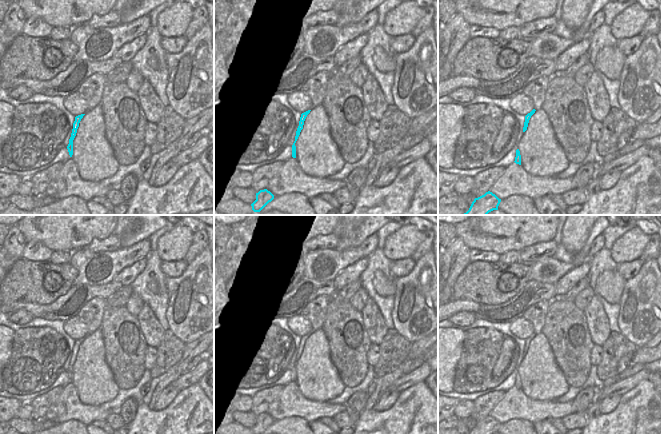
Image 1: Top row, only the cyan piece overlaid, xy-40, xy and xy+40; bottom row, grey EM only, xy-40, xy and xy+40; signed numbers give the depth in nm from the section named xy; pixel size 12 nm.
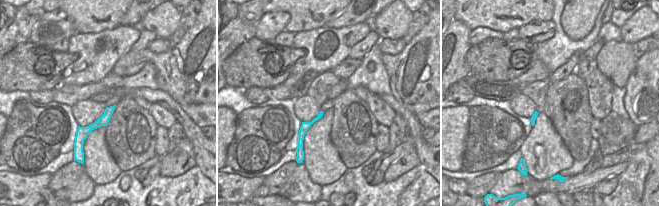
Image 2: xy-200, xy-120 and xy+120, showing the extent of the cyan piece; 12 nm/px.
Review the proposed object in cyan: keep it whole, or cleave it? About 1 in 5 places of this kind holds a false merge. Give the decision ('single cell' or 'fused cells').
single cell

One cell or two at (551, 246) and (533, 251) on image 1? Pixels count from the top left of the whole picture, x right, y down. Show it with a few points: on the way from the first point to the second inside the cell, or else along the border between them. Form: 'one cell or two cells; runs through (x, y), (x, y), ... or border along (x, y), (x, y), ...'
one cell; runs through (547, 249), (537, 251)

